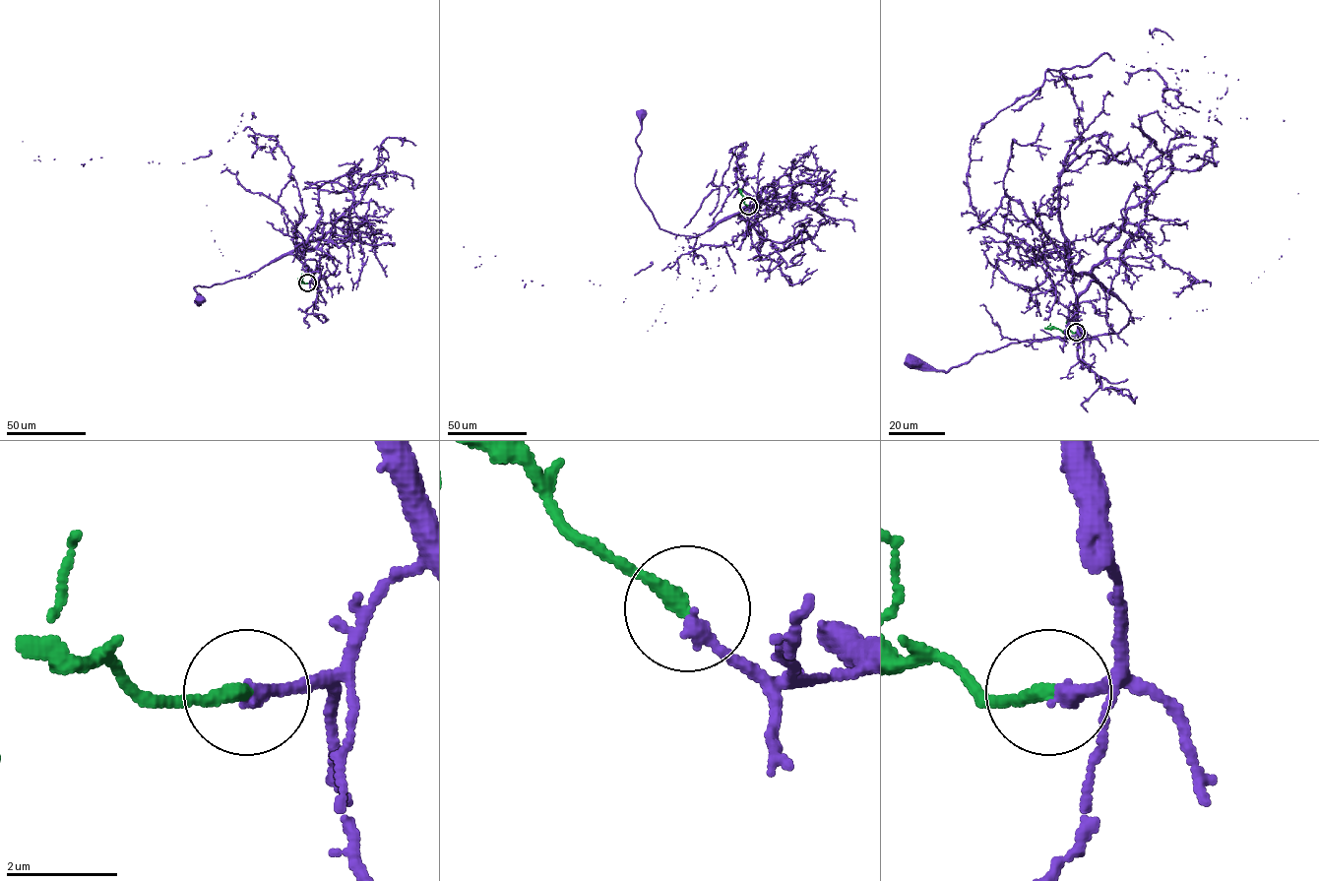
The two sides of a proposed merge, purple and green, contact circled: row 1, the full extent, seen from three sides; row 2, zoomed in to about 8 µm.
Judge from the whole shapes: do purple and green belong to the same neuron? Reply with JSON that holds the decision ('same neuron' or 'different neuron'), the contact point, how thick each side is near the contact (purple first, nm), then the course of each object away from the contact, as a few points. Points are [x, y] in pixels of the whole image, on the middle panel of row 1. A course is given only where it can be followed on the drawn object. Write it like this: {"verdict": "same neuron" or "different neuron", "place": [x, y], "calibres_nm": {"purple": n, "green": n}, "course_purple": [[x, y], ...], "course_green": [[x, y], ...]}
{"verdict": "same neuron", "place": [748, 206], "calibres_nm": {"purple": 280, "green": 280}, "course_purple": [[748, 206], [753, 207], [745, 207], [695, 236], [661, 229], [635, 183], [640, 114]], "course_green": [[748, 206], [739, 192]]}

